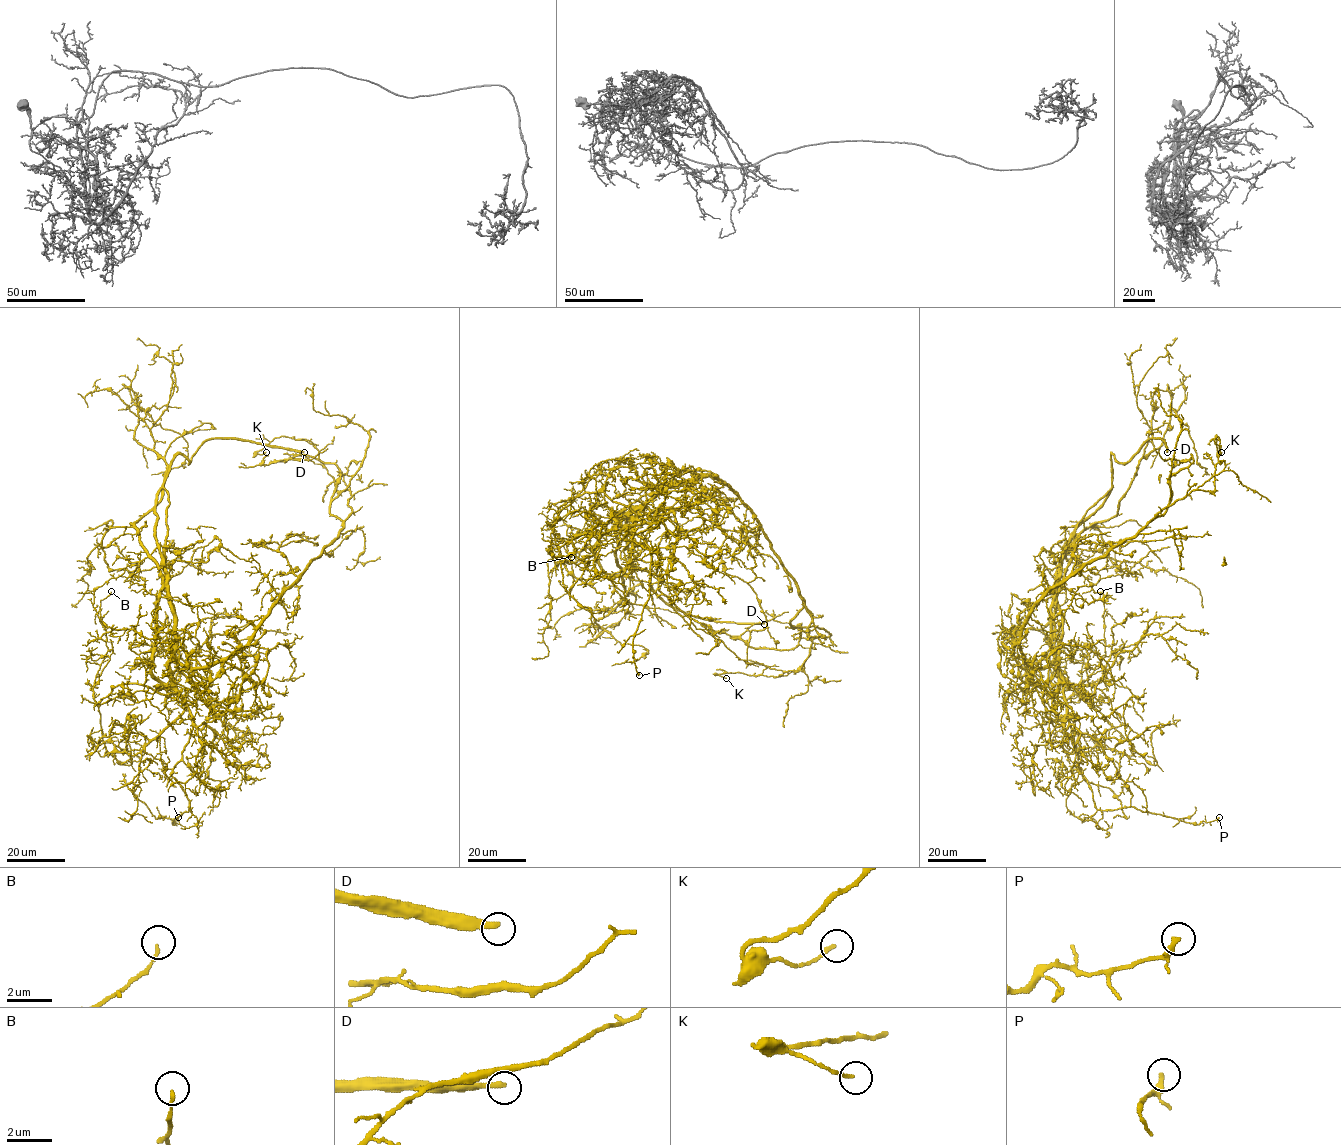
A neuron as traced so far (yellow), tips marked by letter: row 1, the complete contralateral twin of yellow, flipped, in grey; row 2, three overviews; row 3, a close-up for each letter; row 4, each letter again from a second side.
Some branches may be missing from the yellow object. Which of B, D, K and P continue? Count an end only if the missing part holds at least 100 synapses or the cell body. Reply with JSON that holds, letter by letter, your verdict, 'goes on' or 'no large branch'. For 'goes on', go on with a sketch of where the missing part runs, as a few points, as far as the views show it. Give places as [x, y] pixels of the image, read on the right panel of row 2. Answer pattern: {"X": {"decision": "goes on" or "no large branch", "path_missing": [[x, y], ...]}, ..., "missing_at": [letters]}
{"B": {"decision": "no large branch"}, "D": {"decision": "goes on", "path_missing": [[1167, 452], [1126, 443], [1097, 396], [1133, 437], [1165, 428], [1134, 412], [1048, 519], [1029, 627]]}, "K": {"decision": "no large branch"}, "P": {"decision": "no large branch"}, "missing_at": ["D"]}

